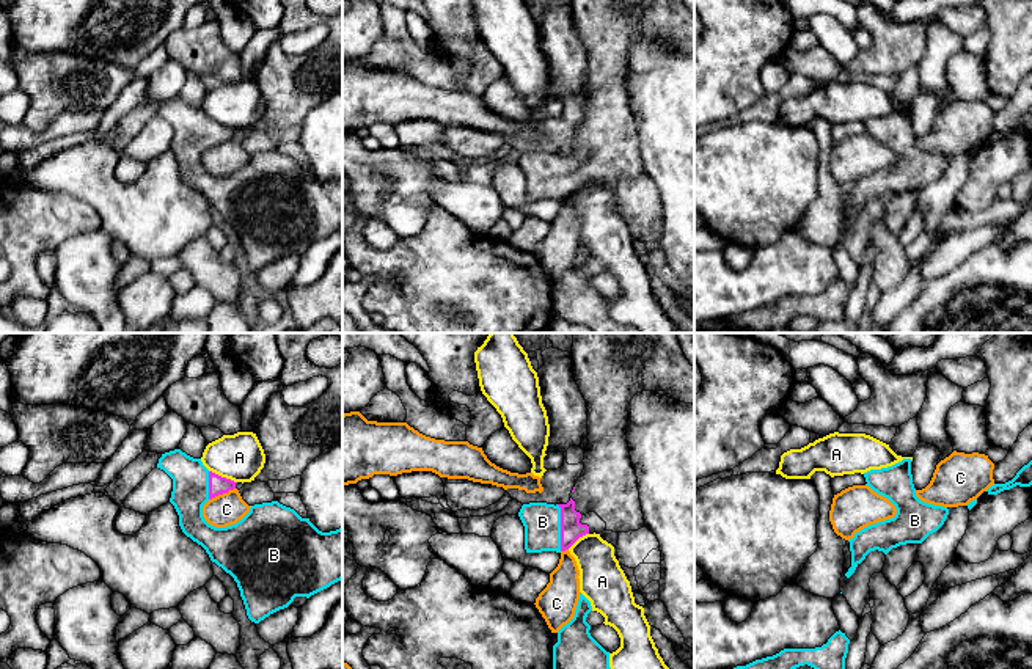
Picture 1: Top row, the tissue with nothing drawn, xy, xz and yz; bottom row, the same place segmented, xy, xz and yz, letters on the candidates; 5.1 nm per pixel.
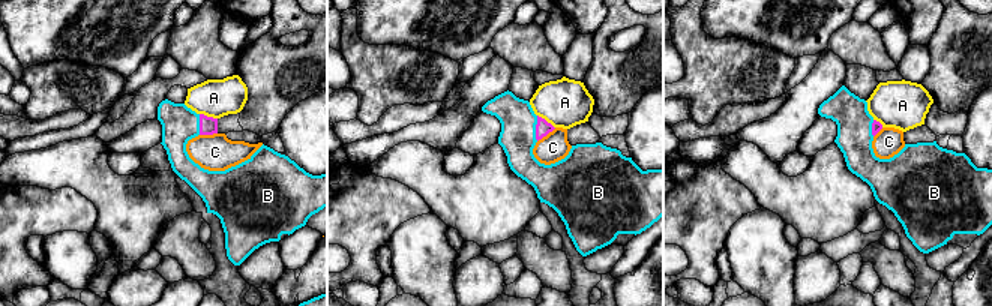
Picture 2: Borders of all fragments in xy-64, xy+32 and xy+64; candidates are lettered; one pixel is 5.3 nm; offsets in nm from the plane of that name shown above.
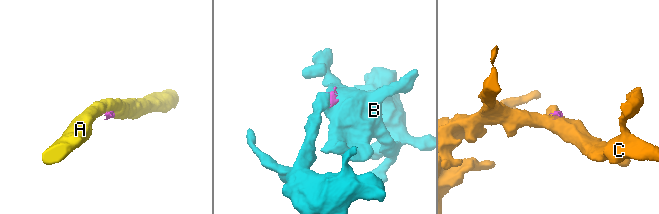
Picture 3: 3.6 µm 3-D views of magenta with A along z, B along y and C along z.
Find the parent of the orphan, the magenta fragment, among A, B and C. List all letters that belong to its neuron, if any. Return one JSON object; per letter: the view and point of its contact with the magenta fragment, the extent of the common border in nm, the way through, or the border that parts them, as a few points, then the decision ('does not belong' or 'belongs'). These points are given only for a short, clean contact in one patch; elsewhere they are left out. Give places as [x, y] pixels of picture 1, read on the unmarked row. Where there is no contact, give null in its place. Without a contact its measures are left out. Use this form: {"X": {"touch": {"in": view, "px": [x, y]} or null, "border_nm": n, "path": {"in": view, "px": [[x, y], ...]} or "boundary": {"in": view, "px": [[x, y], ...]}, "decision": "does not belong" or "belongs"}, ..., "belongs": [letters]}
{"A": {"touch": {"in": "xy", "px": [223, 126]}, "border_nm": 160, "boundary": {"in": "xy", "px": [[209, 118], [236, 131]]}, "decision": "does not belong"}, "B": {"touch": {"in": "xz", "px": [561, 176]}, "border_nm": 240, "decision": "belongs"}, "C": {"touch": {"in": "xy", "px": [222, 142]}, "border_nm": 150, "boundary": {"in": "xy", "px": [[234, 135], [209, 148]]}, "decision": "does not belong"}, "belongs": ["B"]}

